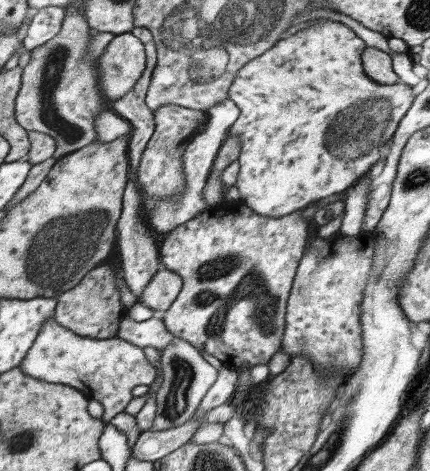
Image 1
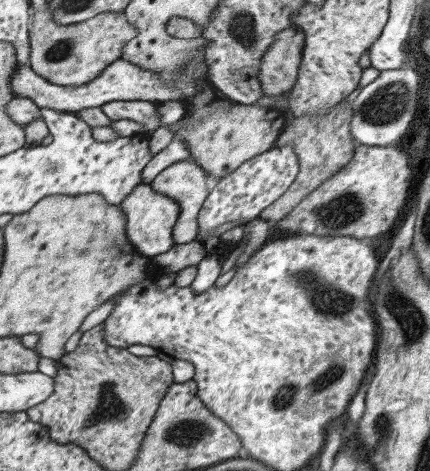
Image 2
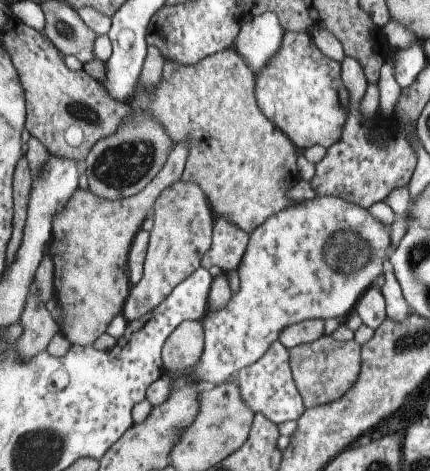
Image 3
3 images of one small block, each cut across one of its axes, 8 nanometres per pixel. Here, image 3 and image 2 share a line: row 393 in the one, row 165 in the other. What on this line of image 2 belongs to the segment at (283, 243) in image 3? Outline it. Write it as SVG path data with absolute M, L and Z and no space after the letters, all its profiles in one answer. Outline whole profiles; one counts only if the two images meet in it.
M173 138L173 142L163 148L159 154L155 154L151 158L151 162L147 162L147 166L143 168L143 184L151 184L151 180L161 172L167 170L167 166L175 164L175 162L187 162L191 160L191 150L187 146L185 140L181 138Z

